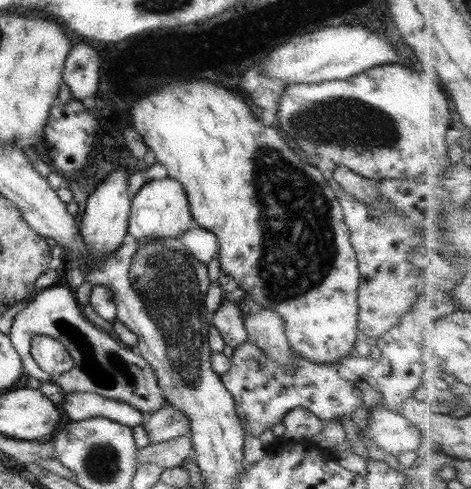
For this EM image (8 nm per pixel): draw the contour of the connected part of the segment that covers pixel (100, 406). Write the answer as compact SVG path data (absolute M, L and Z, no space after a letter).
M72 392L66 393L63 397L64 401L60 404L62 412L72 421L104 417L132 429L144 424L147 419L146 414L129 404L104 398L94 392Z

